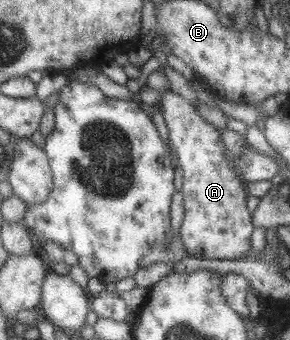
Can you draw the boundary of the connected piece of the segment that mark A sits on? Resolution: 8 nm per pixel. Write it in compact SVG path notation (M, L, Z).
M172 90L159 92L169 141L182 173L183 219L179 237L189 256L203 259L247 258L251 250L251 211L245 204L246 184L228 167L220 131L202 120L190 102Z

